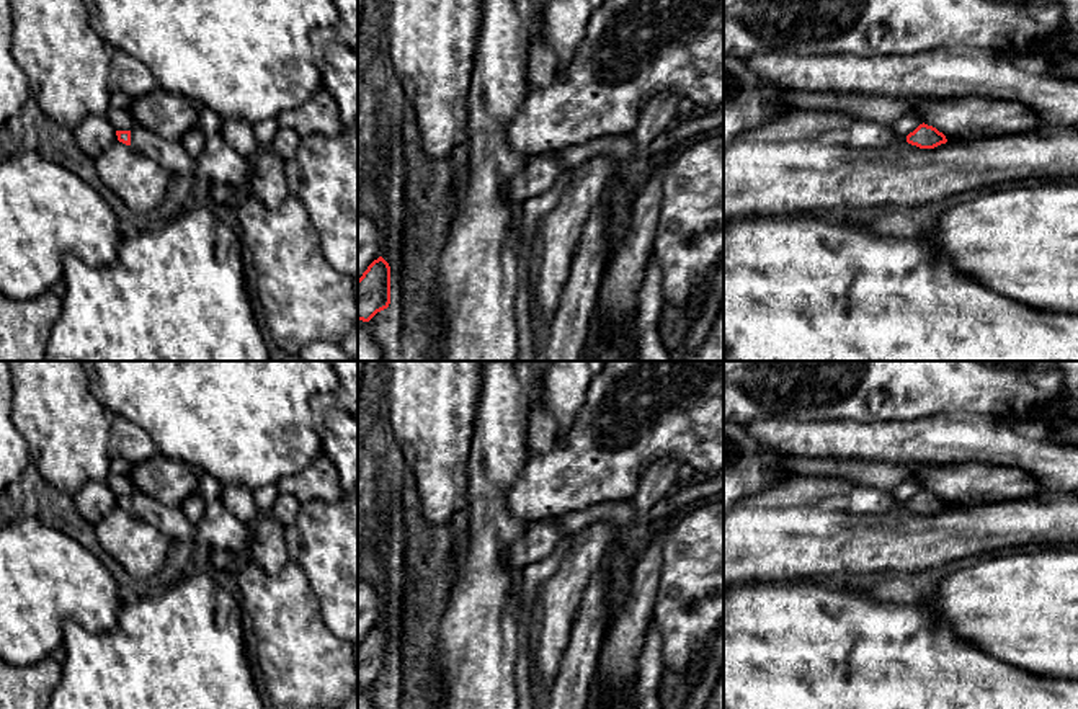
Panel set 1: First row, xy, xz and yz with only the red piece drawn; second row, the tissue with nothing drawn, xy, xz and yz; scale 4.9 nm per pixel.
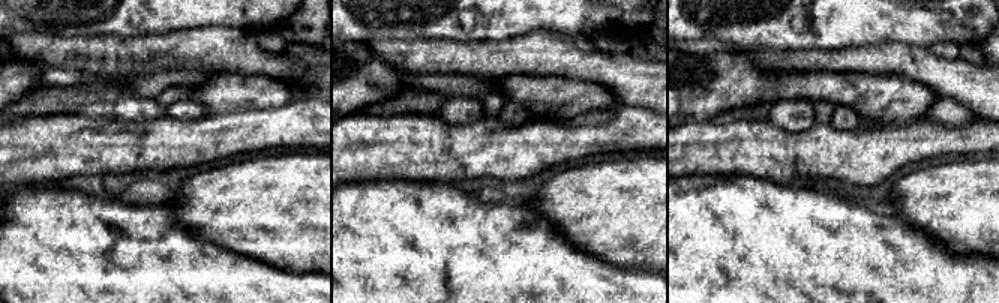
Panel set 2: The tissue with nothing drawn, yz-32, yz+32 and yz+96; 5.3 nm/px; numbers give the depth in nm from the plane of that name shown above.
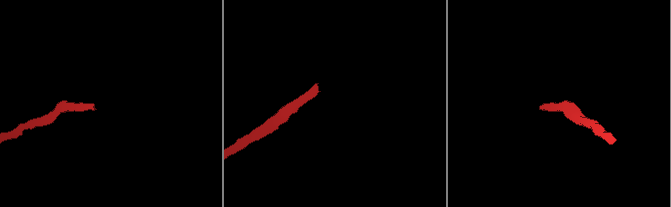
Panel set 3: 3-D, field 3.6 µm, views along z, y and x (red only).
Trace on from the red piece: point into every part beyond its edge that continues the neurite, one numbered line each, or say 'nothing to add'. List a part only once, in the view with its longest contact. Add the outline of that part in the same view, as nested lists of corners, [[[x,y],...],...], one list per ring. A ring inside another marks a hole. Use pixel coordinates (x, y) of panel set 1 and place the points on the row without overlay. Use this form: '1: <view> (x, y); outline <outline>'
1: xy (169, 520); outline [[[136,493],[131,497],[131,511],[139,518],[154,523],[155,528],[170,539],[198,541],[196,524],[186,519],[180,506],[150,502],[142,493]]]

